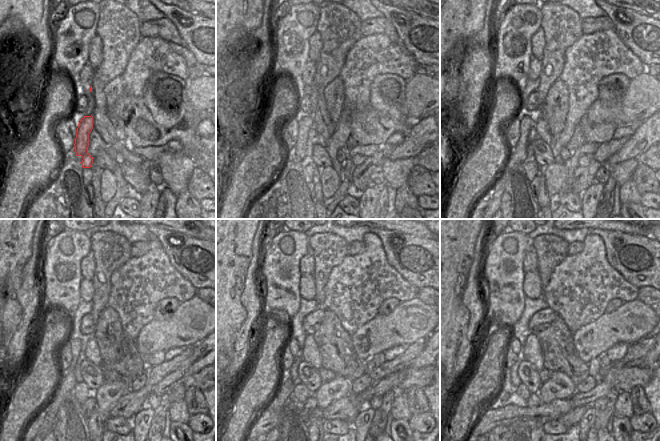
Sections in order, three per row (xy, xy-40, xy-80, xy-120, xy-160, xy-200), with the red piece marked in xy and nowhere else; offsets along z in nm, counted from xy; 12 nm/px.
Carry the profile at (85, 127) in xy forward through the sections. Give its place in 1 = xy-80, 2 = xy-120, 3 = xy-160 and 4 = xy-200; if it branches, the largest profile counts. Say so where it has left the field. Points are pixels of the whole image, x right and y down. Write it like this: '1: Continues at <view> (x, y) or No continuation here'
1: Continues at xy-80 (526, 123)
2: Continues at xy-120 (76, 347)
3: Continues at xy-160 (295, 350)
4: Continues at xy-200 (514, 344).

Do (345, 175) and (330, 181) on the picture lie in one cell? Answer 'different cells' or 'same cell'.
different cells

